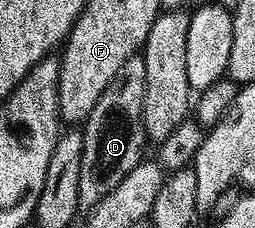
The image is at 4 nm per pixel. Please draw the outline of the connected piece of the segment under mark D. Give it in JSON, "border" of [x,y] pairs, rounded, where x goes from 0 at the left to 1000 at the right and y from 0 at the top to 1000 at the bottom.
{"border":[[[565,246],[498,259],[467,294],[467,329],[435,346],[420,399],[388,417],[388,452],[325,539],[325,715],[310,732],[310,890],[318,917],[373,912],[561,702],[553,649],[576,636],[561,504],[561,417],[576,364]]]}

